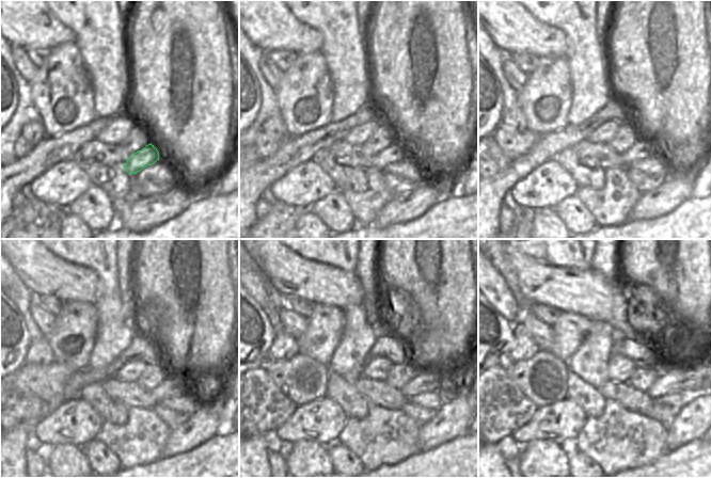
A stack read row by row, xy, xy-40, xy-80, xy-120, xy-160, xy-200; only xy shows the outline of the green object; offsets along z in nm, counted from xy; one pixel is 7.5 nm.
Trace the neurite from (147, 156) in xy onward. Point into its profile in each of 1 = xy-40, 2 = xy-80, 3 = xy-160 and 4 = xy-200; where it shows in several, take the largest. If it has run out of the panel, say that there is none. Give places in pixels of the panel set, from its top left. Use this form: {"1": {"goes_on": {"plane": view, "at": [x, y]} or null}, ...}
{"1": {"goes_on": {"plane": "xy-40", "at": [396, 152]}}, "2": {"goes_on": {"plane": "xy-80", "at": [642, 148]}}, "3": {"goes_on": {"plane": "xy-160", "at": [424, 381]}}, "4": {"goes_on": {"plane": "xy-200", "at": [695, 379]}}}

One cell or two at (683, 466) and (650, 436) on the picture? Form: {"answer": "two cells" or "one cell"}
{"answer": "two cells"}

